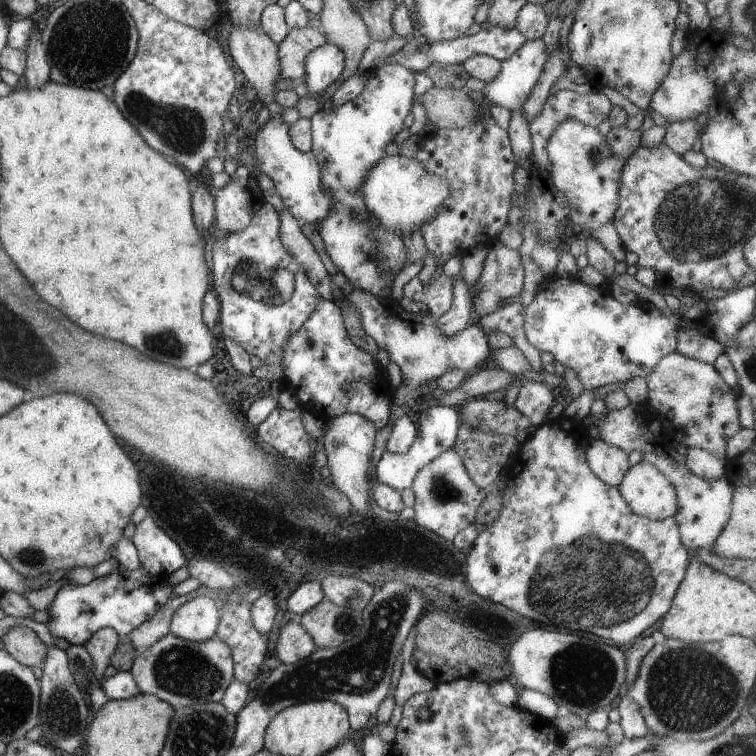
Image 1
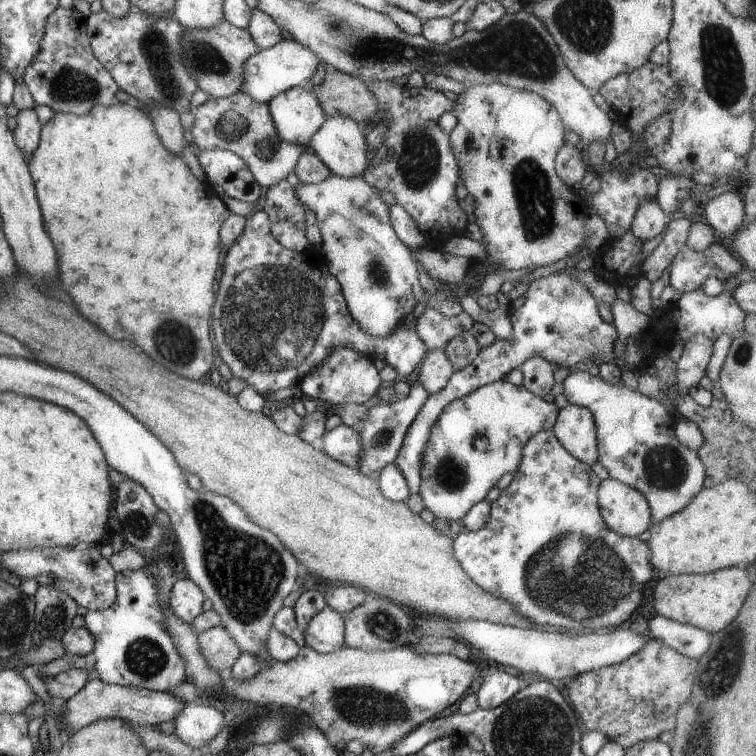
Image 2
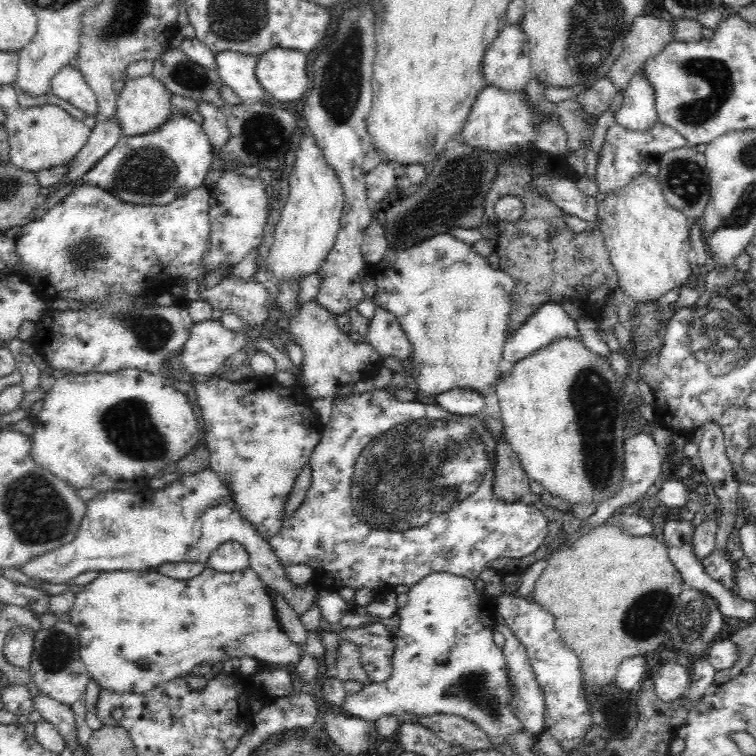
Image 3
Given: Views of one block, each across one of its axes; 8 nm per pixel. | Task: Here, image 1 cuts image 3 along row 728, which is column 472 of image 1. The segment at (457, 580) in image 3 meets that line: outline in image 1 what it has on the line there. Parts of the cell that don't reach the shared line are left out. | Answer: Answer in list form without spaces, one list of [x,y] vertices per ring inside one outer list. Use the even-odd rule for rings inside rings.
[[[452,447],[422,466],[413,477],[410,487],[414,492],[412,508],[415,522],[447,540],[452,540],[456,532],[472,523],[478,502],[486,493],[486,489],[473,484],[463,466],[461,457]]]

